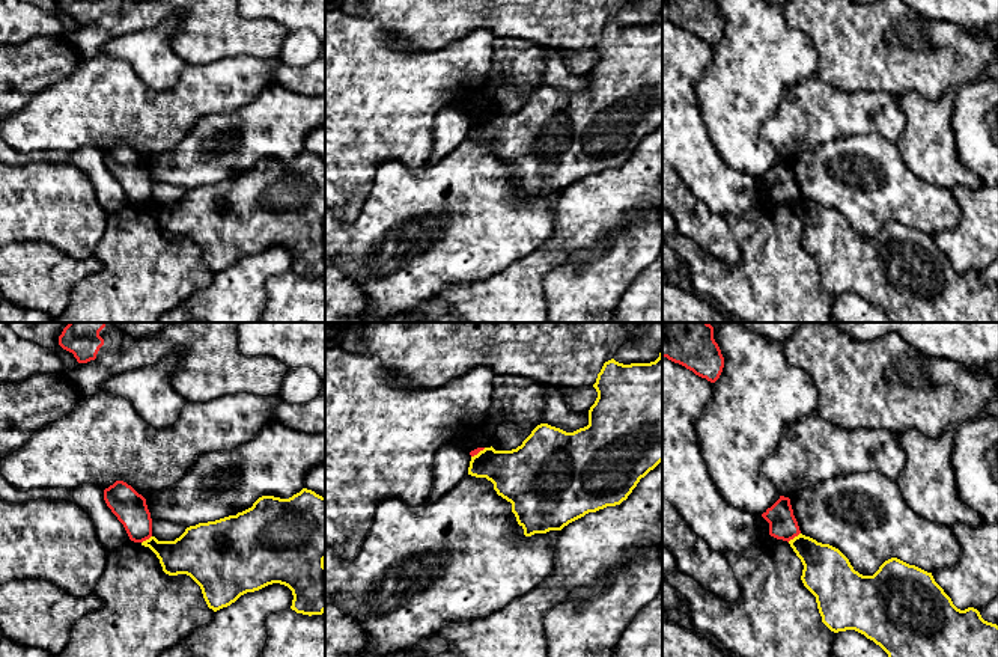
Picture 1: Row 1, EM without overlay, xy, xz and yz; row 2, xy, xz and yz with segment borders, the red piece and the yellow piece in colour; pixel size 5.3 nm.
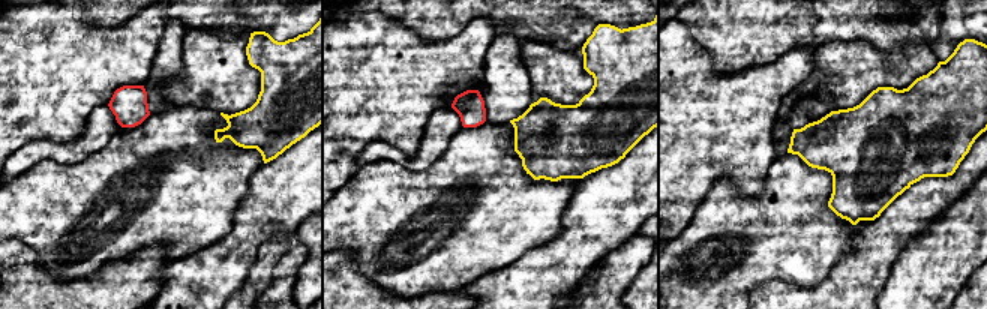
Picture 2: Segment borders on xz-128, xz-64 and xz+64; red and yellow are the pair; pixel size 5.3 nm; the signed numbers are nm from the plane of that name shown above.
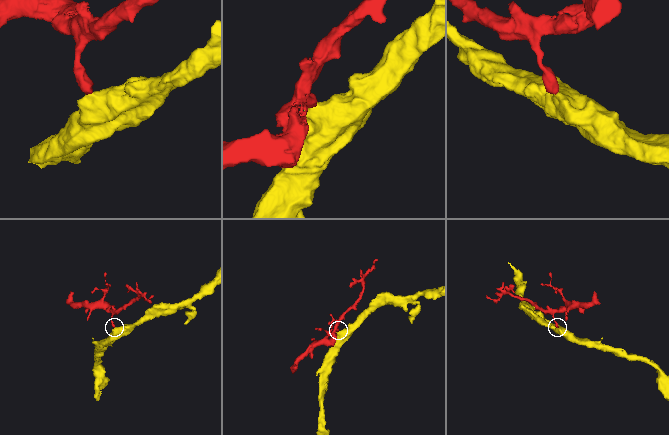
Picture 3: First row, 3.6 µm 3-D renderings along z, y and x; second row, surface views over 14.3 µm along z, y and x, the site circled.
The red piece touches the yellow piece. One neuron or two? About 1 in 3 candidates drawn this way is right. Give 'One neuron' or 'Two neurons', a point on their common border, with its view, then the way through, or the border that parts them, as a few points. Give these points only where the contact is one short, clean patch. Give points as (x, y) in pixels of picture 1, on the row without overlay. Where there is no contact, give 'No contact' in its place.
Two neurons. Touches red at yz (794, 199). Boundary: yz (800, 195), (788, 204)

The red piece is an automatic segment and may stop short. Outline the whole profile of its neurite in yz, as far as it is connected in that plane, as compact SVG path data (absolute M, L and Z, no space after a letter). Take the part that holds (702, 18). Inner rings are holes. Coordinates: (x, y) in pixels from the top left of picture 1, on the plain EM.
M662 0L662 20L710 45L720 41L724 30L724 20L714 0Z

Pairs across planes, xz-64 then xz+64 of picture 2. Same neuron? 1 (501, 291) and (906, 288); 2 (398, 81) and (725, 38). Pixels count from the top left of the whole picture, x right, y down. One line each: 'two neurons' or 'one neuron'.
1: two neurons
2: two neurons

